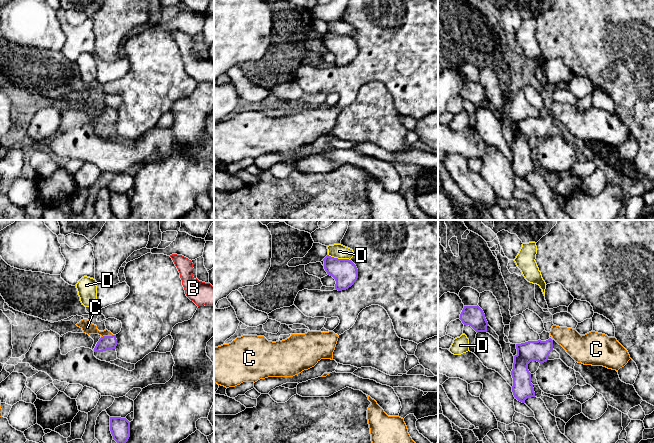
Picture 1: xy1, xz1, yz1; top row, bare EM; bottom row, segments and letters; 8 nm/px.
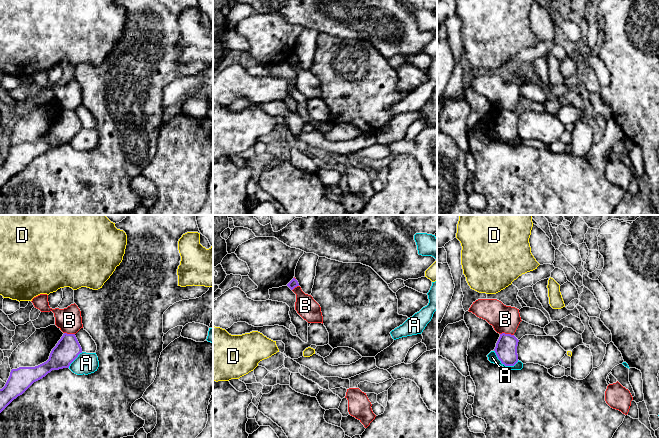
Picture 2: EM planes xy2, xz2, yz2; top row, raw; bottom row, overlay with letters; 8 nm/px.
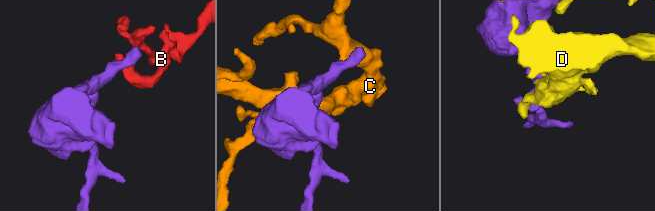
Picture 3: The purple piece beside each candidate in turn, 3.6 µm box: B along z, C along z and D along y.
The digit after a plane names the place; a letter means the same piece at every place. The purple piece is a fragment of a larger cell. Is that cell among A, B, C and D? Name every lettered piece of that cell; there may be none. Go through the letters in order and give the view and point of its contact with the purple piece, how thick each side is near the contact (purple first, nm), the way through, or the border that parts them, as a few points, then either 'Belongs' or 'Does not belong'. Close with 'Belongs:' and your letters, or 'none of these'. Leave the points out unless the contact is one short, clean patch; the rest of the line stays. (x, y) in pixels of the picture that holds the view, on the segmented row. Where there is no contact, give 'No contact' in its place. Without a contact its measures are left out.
A: Touches purple at yz2 (504, 364). Thickness 180 nm (purple) against 80 nm. Boundary: yz2 (494, 350), (497, 358), (505, 365), (514, 365), (518, 361). Does not belong
B: Touches purple at yz2 (507, 334). Thickness 180 nm (purple) against 220 nm. Boundary: yz2 (500, 333), (510, 333), (513, 335). Does not belong
C: Touches purple at xy1 (106, 336). Thickness 110 nm (purple) against 90 nm. Path across: xy1 (105, 343), (106, 336), (87, 327). Belongs
D: Touches purple at xz1 (339, 259). Thickness 200 nm (purple) against 120 nm. Does not belong
Belongs: C

